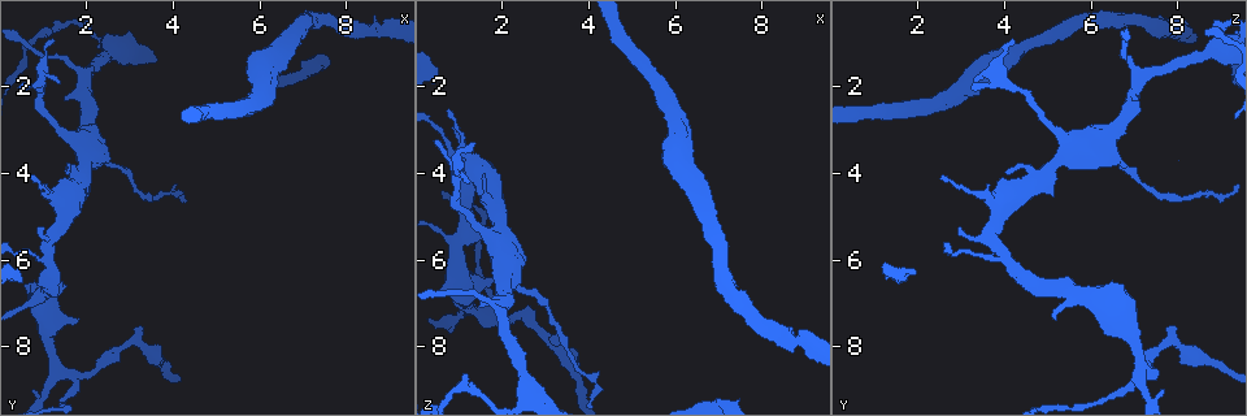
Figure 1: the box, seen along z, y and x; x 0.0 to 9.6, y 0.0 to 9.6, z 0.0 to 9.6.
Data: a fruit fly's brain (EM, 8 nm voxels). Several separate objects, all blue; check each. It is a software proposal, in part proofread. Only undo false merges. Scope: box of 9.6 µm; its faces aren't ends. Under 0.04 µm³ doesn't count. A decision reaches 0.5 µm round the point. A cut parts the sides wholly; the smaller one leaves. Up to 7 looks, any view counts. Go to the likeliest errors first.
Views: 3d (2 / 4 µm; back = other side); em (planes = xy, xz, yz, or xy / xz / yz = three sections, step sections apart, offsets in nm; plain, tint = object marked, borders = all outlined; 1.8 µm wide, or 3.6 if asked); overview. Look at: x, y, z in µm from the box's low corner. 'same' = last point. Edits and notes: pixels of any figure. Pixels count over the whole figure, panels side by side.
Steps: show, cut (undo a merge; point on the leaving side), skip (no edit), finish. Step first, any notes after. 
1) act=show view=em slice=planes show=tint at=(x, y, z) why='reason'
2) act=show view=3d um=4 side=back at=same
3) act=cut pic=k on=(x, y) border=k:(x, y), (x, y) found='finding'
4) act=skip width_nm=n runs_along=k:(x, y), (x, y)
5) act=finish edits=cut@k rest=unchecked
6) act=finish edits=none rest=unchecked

act=show view=3d um=2 at=(1.30, 8.50, 7.15) why='abrupt turn'

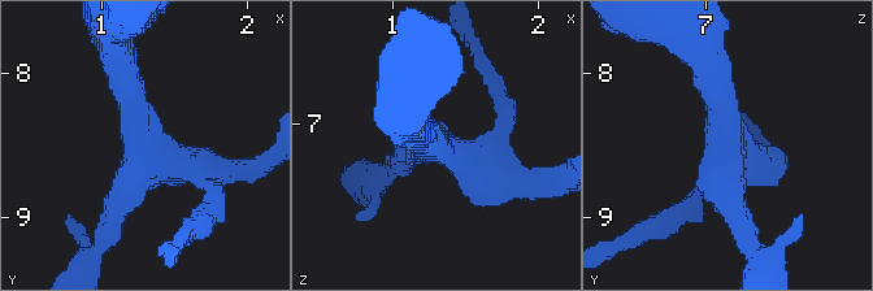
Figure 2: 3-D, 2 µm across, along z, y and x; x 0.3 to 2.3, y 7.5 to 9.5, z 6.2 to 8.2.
act=show view=em slice=yz step=8 show=tint at=(1.32, 8.58, 7.20) arms=4 why='shape alone is not enough'

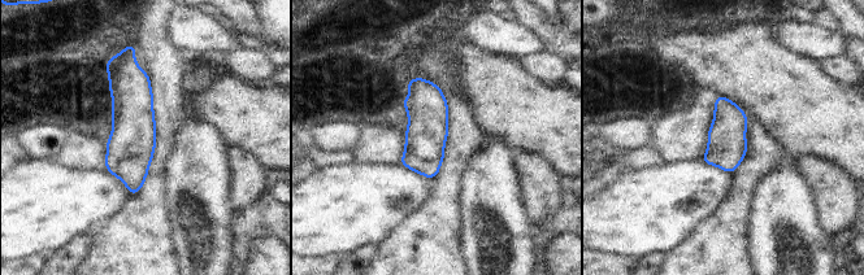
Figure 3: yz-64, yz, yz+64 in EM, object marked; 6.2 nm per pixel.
act=show view=em slice=planes show=tint at=same

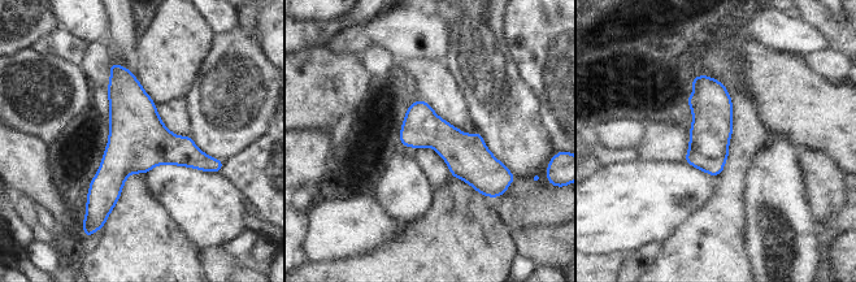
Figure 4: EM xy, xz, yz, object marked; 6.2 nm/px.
act=skip width_nm=240 runs_along=4:(411, 111), (430, 130), (496, 178) found='one neuron here'

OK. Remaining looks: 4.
act=show view=3d um=4 at=(1.80, 3.40, 5.50)

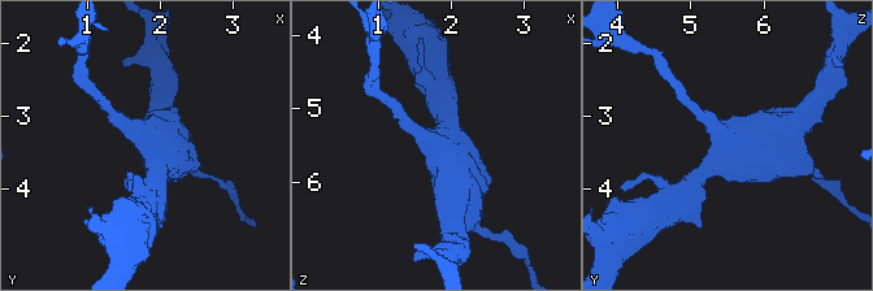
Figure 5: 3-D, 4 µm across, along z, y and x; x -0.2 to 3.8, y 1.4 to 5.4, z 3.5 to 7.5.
act=show view=em um=3.6 slice=yz step=4 show=tint at=(1.85, 3.40, 5.50) arms=4 why='need the tissue'

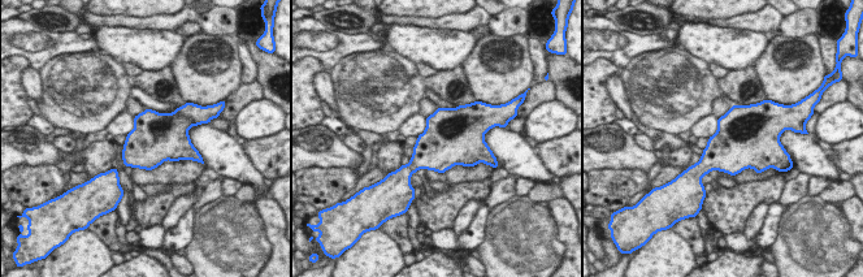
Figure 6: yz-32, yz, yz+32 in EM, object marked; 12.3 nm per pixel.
act=show view=em um=3.6 slice=planes show=borders at=same

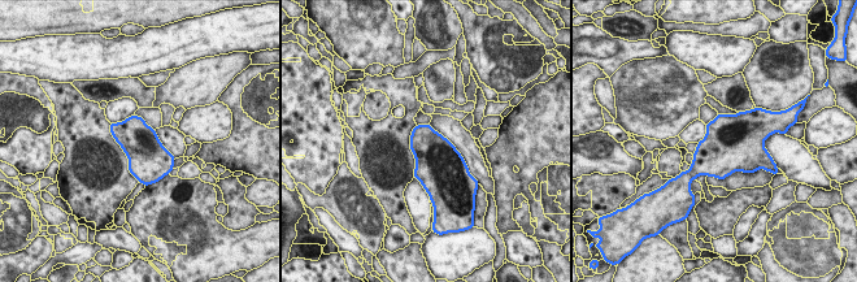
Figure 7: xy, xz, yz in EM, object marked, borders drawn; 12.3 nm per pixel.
act=skip found='continuous, no second neuron'

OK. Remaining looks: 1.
act=show view=em slice=planes show=tint at=(0.70, 7.05, 5.50) why='calibre changes'

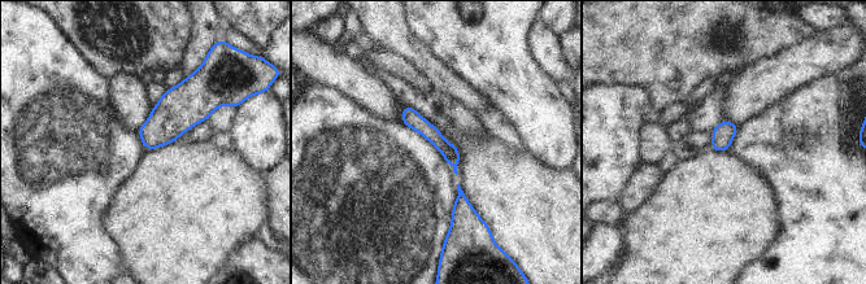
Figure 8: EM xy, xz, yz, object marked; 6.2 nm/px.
act=skip runs_along=8:(407, 109), (452, 154), (455, 162) found='one neuron here'

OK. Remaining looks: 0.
act=finish edits=none rest=unchecked

